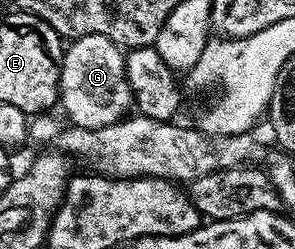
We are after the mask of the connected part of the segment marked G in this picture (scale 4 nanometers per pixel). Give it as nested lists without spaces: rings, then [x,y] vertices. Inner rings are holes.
[[[82,36],[65,49],[60,65],[60,101],[67,121],[86,129],[105,128],[133,109],[132,86],[124,67],[126,54],[106,36]]]

